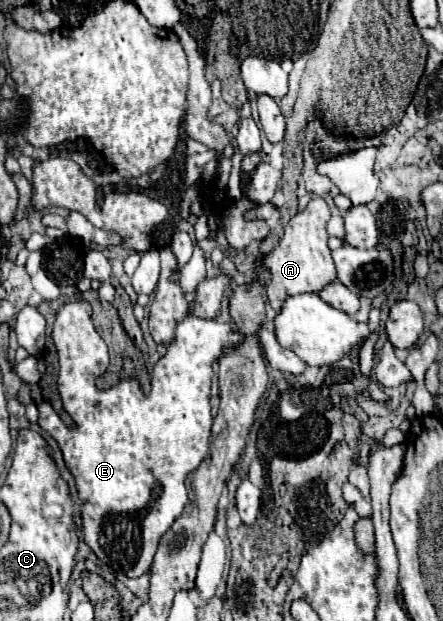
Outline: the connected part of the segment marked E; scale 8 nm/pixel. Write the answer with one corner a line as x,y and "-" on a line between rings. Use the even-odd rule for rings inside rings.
76,300
64,304
56,312
52,326
52,340
58,350
60,374
58,374
58,392
62,398
64,410
74,420
76,428
66,428
58,418
54,408
48,402
38,404
38,424
48,432
60,446
66,468
70,470
78,498
82,502
82,530
84,542
90,550
114,572
120,572
128,578
138,578
150,570
152,558
156,554
162,534
172,526
172,522
182,514
188,492
184,480
198,464
206,458
212,414
210,414
210,388
214,376
214,362
224,356
224,350
238,348
246,334
236,328
234,322
216,322
186,318
176,328
176,340
168,346
166,356
158,360
152,368
152,390
144,394
136,378
120,380
108,390
96,388
96,378
108,368
108,346
98,336
92,322
92,306
86,300

